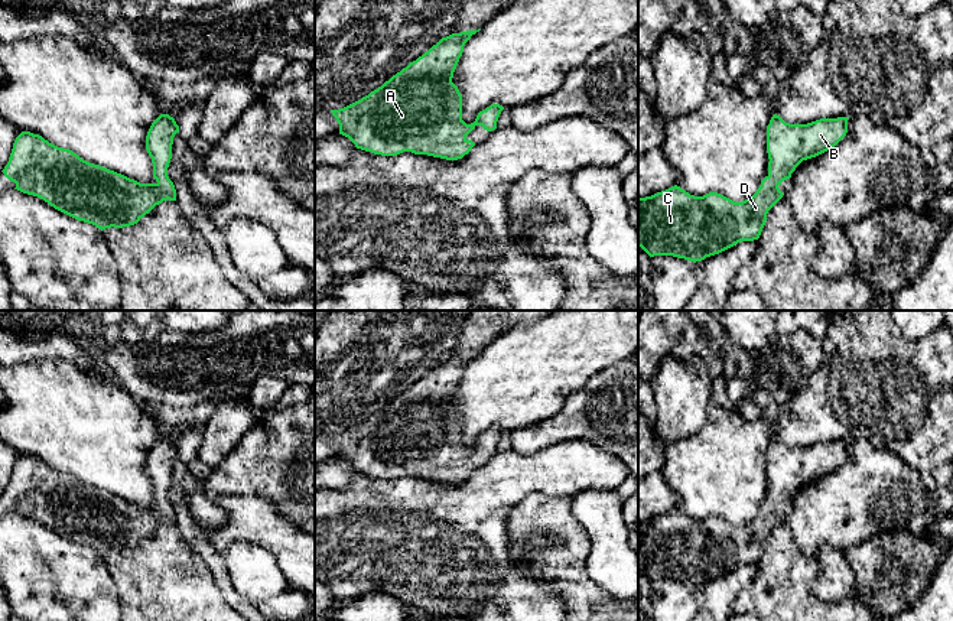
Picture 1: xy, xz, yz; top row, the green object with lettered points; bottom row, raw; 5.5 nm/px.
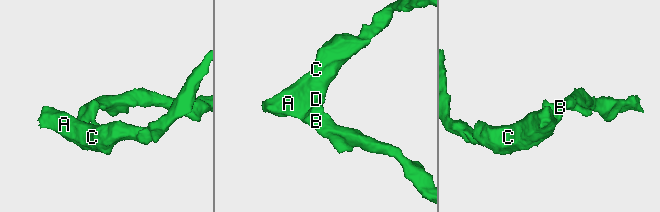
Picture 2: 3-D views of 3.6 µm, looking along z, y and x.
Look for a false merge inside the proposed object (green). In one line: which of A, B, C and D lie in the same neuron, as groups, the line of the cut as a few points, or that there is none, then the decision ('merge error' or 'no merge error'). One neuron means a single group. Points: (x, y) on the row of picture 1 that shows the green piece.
groups A B C D; cut none; no merge error

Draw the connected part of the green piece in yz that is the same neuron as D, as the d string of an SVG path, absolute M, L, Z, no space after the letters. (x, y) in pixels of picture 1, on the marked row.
M774 114L767 126L768 175L757 192L735 202L718 192L695 196L674 185L651 196L638 198L638 247L650 257L673 256L689 261L702 261L741 241L758 240L768 211L783 198L780 185L790 179L796 168L835 147L848 133L849 117L820 118L807 124L790 124Z

